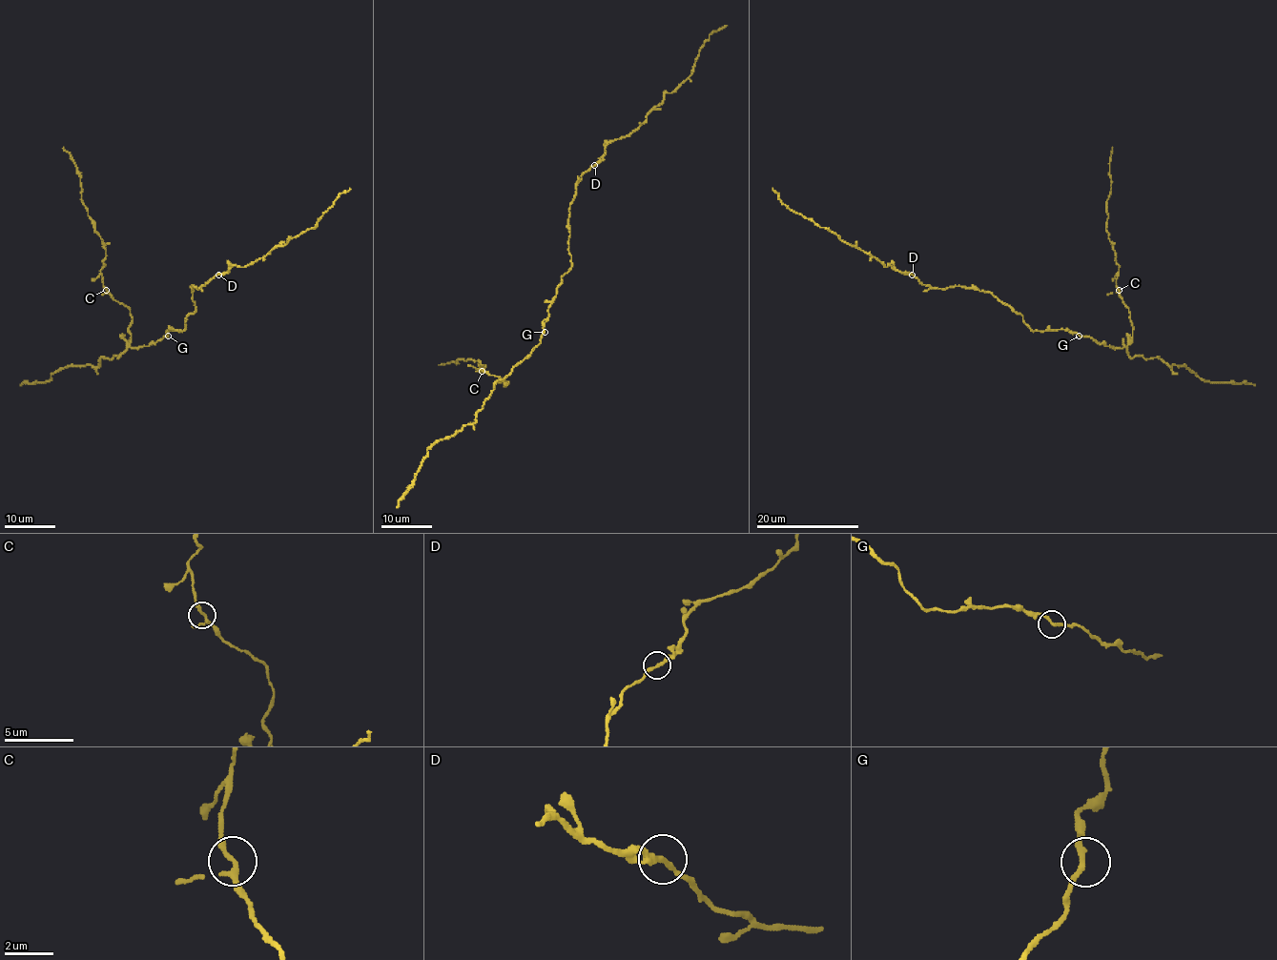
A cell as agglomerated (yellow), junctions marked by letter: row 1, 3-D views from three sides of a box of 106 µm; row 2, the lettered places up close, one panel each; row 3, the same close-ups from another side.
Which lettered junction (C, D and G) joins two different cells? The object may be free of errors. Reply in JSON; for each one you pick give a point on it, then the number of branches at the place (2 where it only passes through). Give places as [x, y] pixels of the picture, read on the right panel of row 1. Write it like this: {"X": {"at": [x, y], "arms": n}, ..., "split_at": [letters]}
{"D": {"at": [912, 275], "arms": 2}, "split_at": ["D"]}

